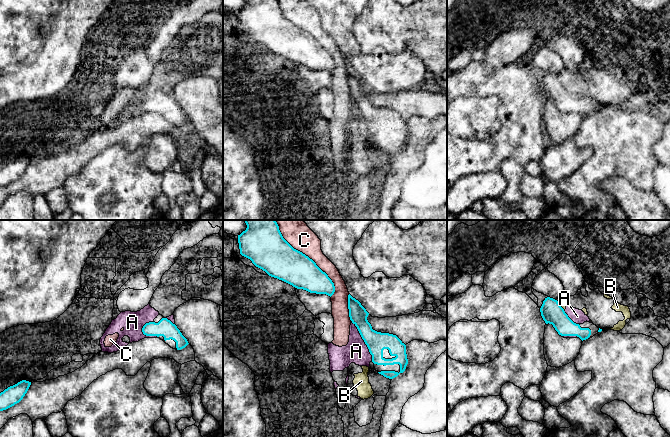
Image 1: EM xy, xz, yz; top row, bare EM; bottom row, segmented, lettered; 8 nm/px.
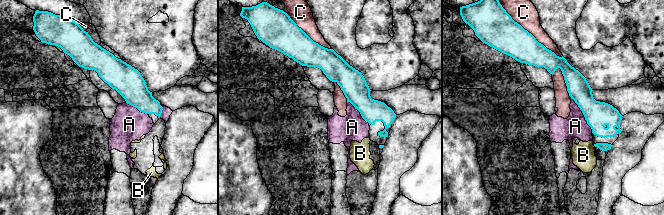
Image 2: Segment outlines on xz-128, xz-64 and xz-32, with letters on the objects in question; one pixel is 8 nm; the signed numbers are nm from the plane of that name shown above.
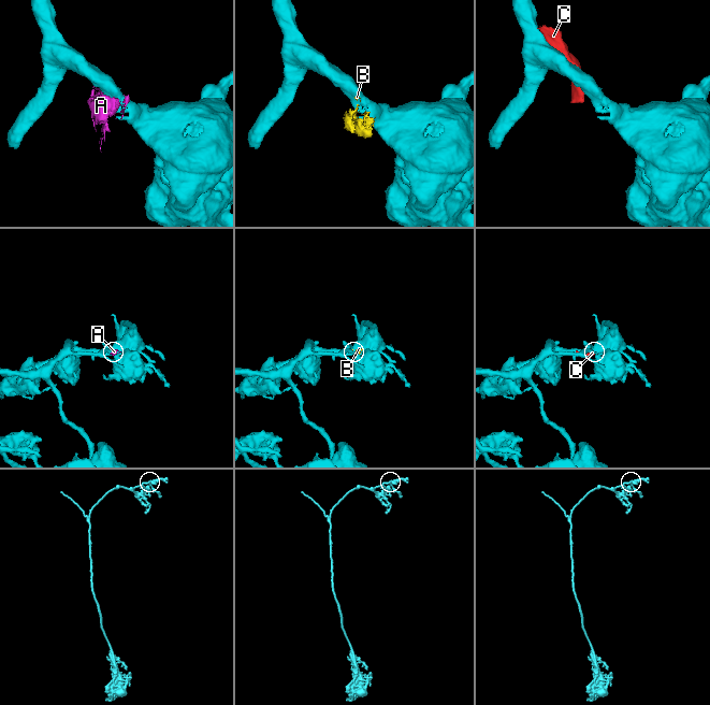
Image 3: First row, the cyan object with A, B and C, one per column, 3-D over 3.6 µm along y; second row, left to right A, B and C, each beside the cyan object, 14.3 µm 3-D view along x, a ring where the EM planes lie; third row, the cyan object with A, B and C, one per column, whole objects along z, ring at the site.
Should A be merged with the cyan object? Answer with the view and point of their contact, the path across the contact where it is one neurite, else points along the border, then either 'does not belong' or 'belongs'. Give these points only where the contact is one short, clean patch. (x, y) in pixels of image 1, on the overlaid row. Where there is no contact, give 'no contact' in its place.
meets cyan in xz at (363, 339); does not belong

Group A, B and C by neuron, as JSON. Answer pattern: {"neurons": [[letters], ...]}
{"neurons": [["A", "C"], ["B"]]}

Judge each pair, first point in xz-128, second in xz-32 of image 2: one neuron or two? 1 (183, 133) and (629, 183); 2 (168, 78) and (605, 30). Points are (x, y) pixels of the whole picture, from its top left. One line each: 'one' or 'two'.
1: two
2: two

